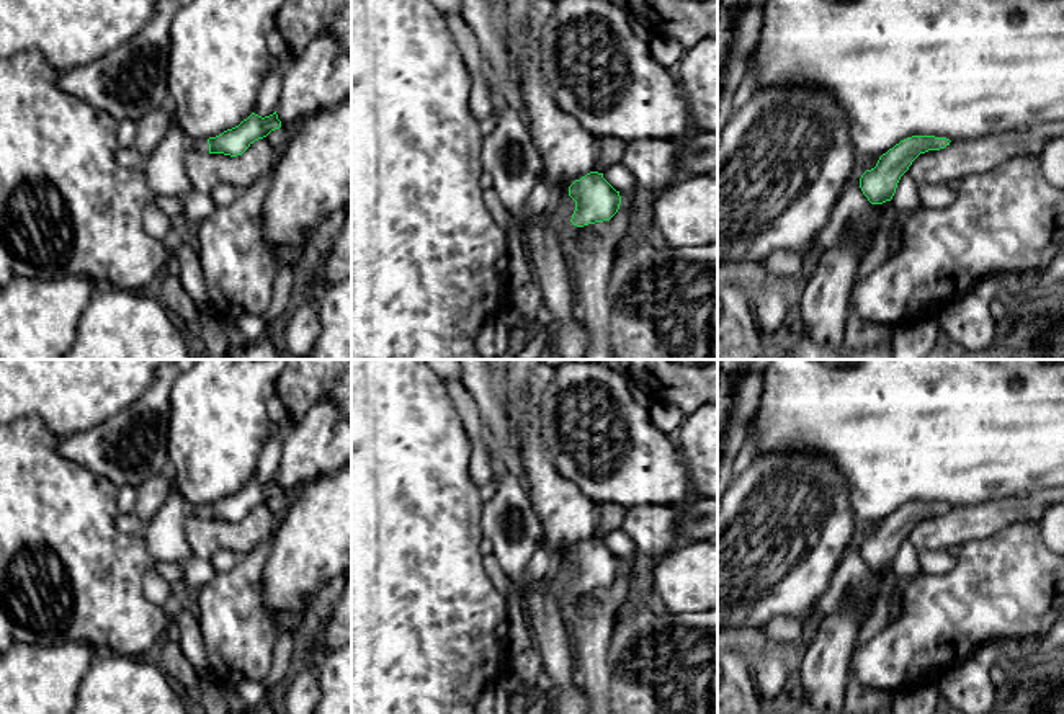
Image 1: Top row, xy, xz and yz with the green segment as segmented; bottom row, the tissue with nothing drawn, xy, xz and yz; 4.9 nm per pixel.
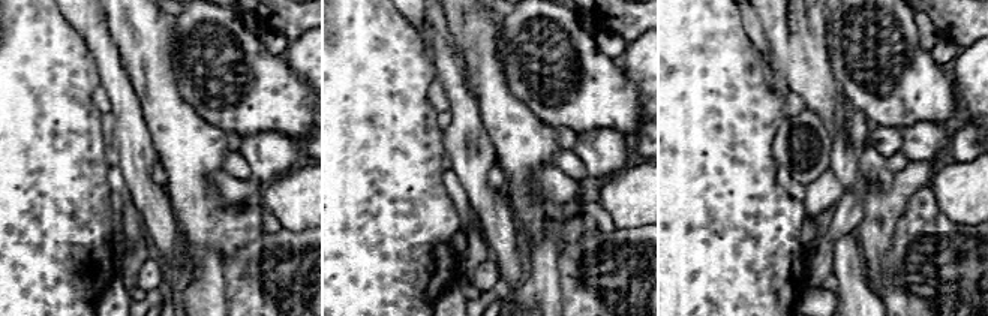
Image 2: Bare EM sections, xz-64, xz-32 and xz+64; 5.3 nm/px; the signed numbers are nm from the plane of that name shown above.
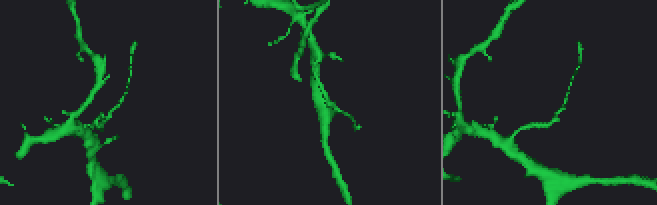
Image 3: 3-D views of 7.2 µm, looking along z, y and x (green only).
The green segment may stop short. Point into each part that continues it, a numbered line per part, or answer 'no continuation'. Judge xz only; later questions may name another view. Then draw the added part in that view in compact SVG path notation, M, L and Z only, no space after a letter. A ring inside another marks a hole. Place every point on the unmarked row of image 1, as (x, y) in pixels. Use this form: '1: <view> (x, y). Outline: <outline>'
1: xz (564, 572). Outline: M569 560L554 565L552 575L549 577L551 595L564 613L569 613L579 598L579 593L570 588L574 577L575 567Z

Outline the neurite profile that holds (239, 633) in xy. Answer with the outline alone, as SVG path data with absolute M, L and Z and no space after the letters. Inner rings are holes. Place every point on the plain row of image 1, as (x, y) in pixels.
M271 541L239 556L229 572L196 593L198 619L212 676L229 693L240 681L263 681L281 634L265 608L263 569Z

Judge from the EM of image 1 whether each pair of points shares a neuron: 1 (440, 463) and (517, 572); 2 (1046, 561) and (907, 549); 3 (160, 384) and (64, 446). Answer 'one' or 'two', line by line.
1: two
2: two
3: one

